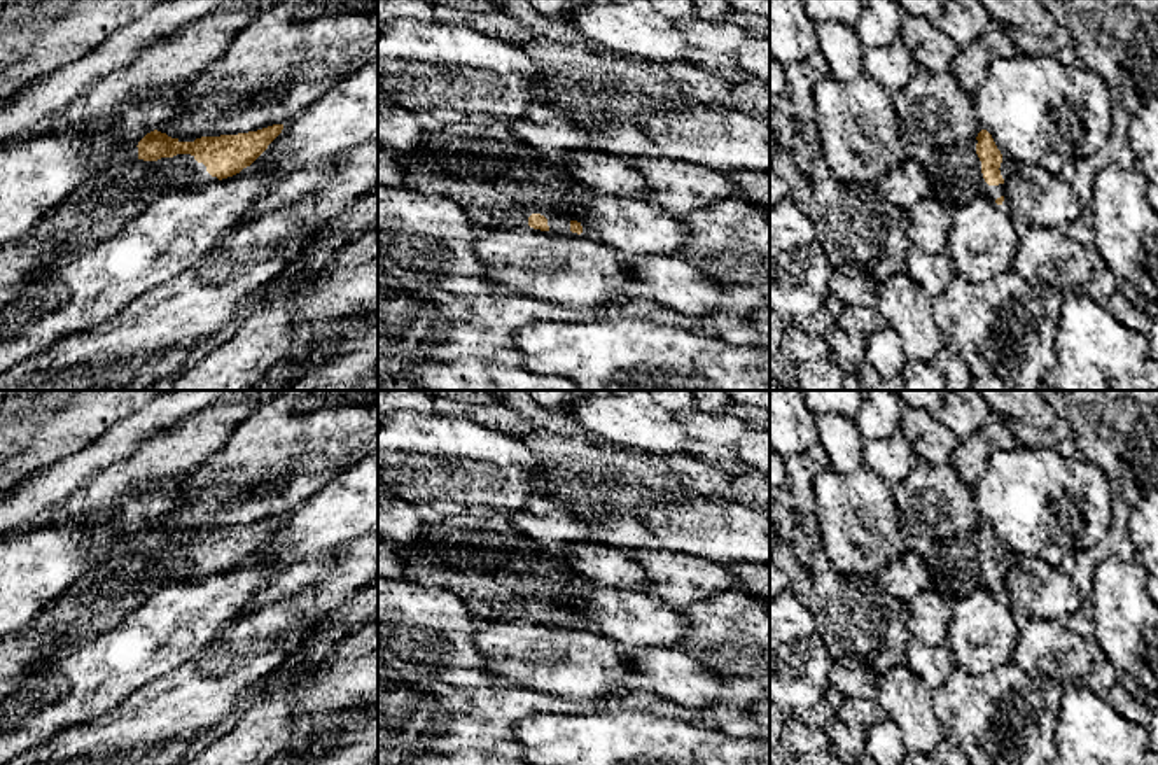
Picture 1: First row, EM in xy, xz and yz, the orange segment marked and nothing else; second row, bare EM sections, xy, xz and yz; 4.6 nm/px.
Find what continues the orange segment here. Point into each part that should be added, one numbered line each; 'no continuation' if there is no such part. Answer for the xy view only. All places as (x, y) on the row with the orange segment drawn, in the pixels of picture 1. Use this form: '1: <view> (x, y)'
1: xy (98, 209)

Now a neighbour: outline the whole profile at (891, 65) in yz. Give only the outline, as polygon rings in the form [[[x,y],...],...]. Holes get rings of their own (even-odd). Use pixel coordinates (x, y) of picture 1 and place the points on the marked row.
[[[901,39],[889,46],[864,49],[862,54],[862,74],[889,93],[904,88],[915,68],[911,53]]]

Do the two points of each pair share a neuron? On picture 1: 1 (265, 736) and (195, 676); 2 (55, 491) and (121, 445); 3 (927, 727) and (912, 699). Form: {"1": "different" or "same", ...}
{"1": "different", "2": "same", "3": "same"}

